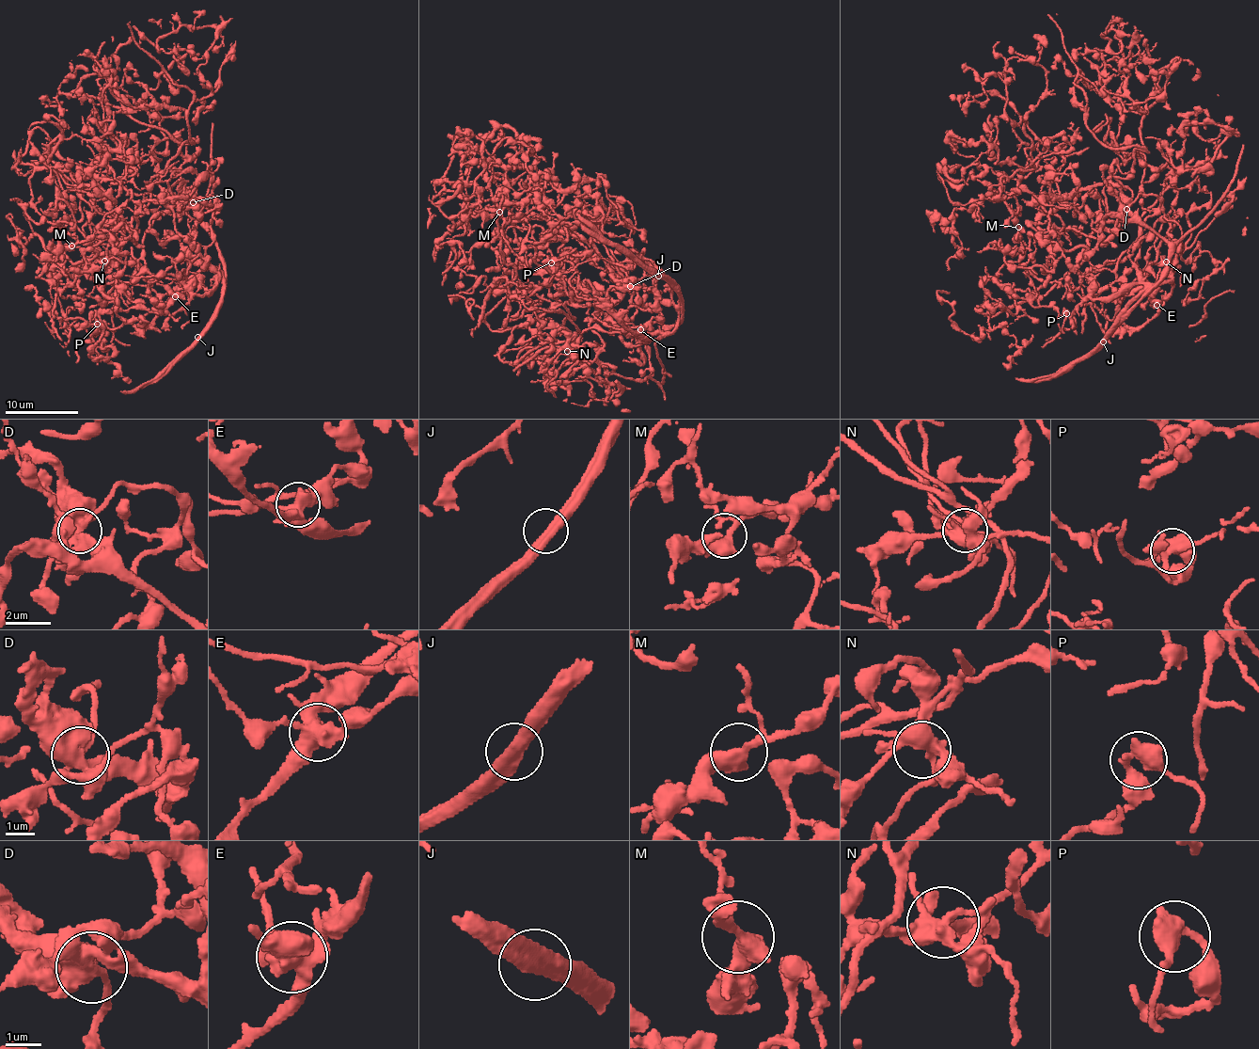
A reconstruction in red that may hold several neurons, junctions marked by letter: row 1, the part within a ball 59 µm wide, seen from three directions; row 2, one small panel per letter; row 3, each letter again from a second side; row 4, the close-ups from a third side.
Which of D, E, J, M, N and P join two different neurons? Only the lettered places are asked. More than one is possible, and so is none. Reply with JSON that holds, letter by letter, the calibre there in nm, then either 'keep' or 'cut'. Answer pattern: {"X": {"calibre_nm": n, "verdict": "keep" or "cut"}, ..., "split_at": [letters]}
{"D": {"calibre_nm": 480, "verdict": "cut"}, "E": {"calibre_nm": 480, "verdict": "cut"}, "J": {"calibre_nm": 460, "verdict": "cut"}, "M": {"calibre_nm": 480, "verdict": "keep"}, "N": {"calibre_nm": 400, "verdict": "keep"}, "P": {"calibre_nm": 480, "verdict": "keep"}, "split_at": ["D", "E", "J"]}

